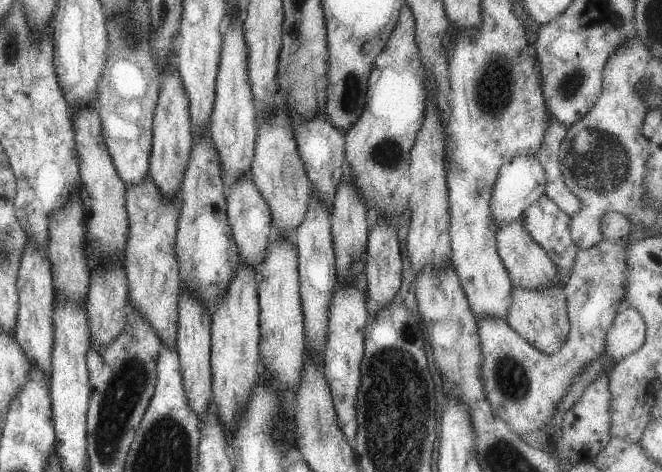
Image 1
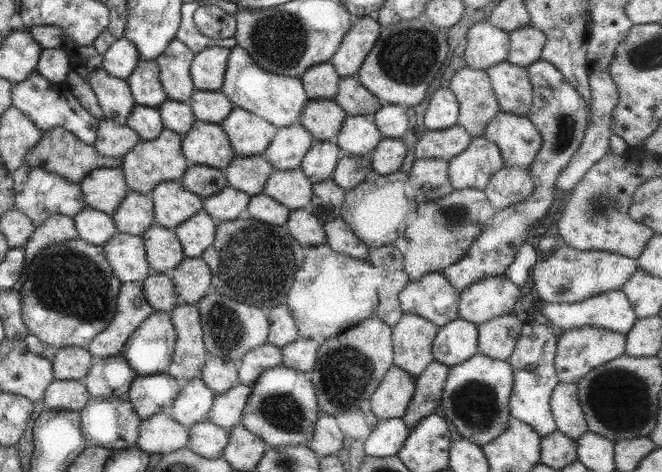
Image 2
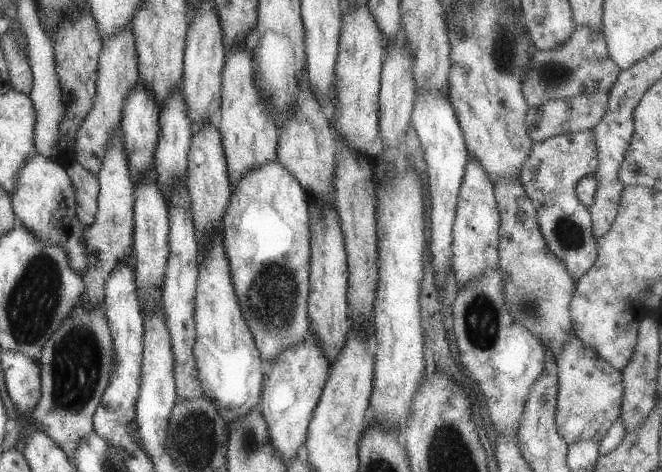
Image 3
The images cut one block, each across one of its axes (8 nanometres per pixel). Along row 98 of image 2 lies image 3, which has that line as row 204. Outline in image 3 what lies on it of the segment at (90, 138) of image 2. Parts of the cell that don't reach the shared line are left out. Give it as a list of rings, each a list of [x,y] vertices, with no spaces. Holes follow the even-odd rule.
[[[39,153],[30,156],[17,171],[14,191],[9,194],[16,222],[42,243],[56,244],[65,251],[71,269],[80,277],[86,272],[88,260],[84,247],[84,228],[76,217],[76,196],[72,180],[61,164],[46,159]]]

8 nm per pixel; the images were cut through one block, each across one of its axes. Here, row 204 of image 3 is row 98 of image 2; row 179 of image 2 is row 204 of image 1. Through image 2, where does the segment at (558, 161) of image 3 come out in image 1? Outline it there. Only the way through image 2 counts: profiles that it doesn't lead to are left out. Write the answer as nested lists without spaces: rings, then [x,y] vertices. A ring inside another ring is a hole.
[[[544,194],[521,214],[521,224],[551,262],[569,270],[578,248],[570,237],[570,216]]]

